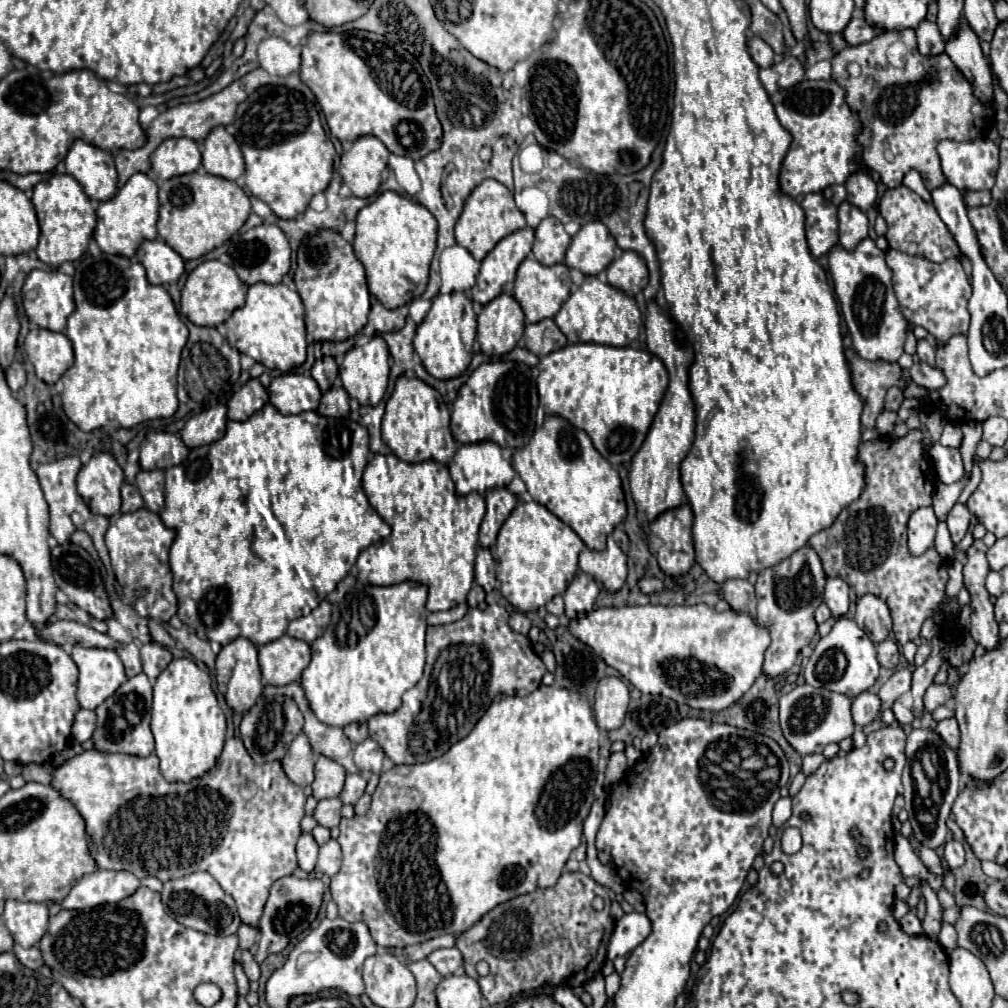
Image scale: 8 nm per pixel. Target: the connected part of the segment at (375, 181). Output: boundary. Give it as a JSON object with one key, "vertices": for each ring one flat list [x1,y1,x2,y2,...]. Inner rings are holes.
{"vertices":[[361,136,351,150,341,156,339,174,357,198,369,198,381,184,381,174,387,168,389,150,375,136]]}

